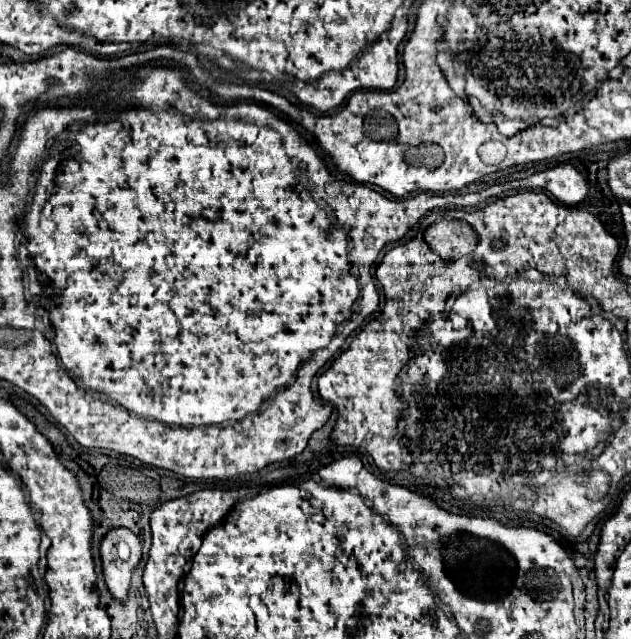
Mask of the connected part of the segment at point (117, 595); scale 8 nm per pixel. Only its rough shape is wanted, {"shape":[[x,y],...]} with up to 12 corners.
{"shape":[[112,529],[100,547],[114,599],[128,601],[140,539]]}

